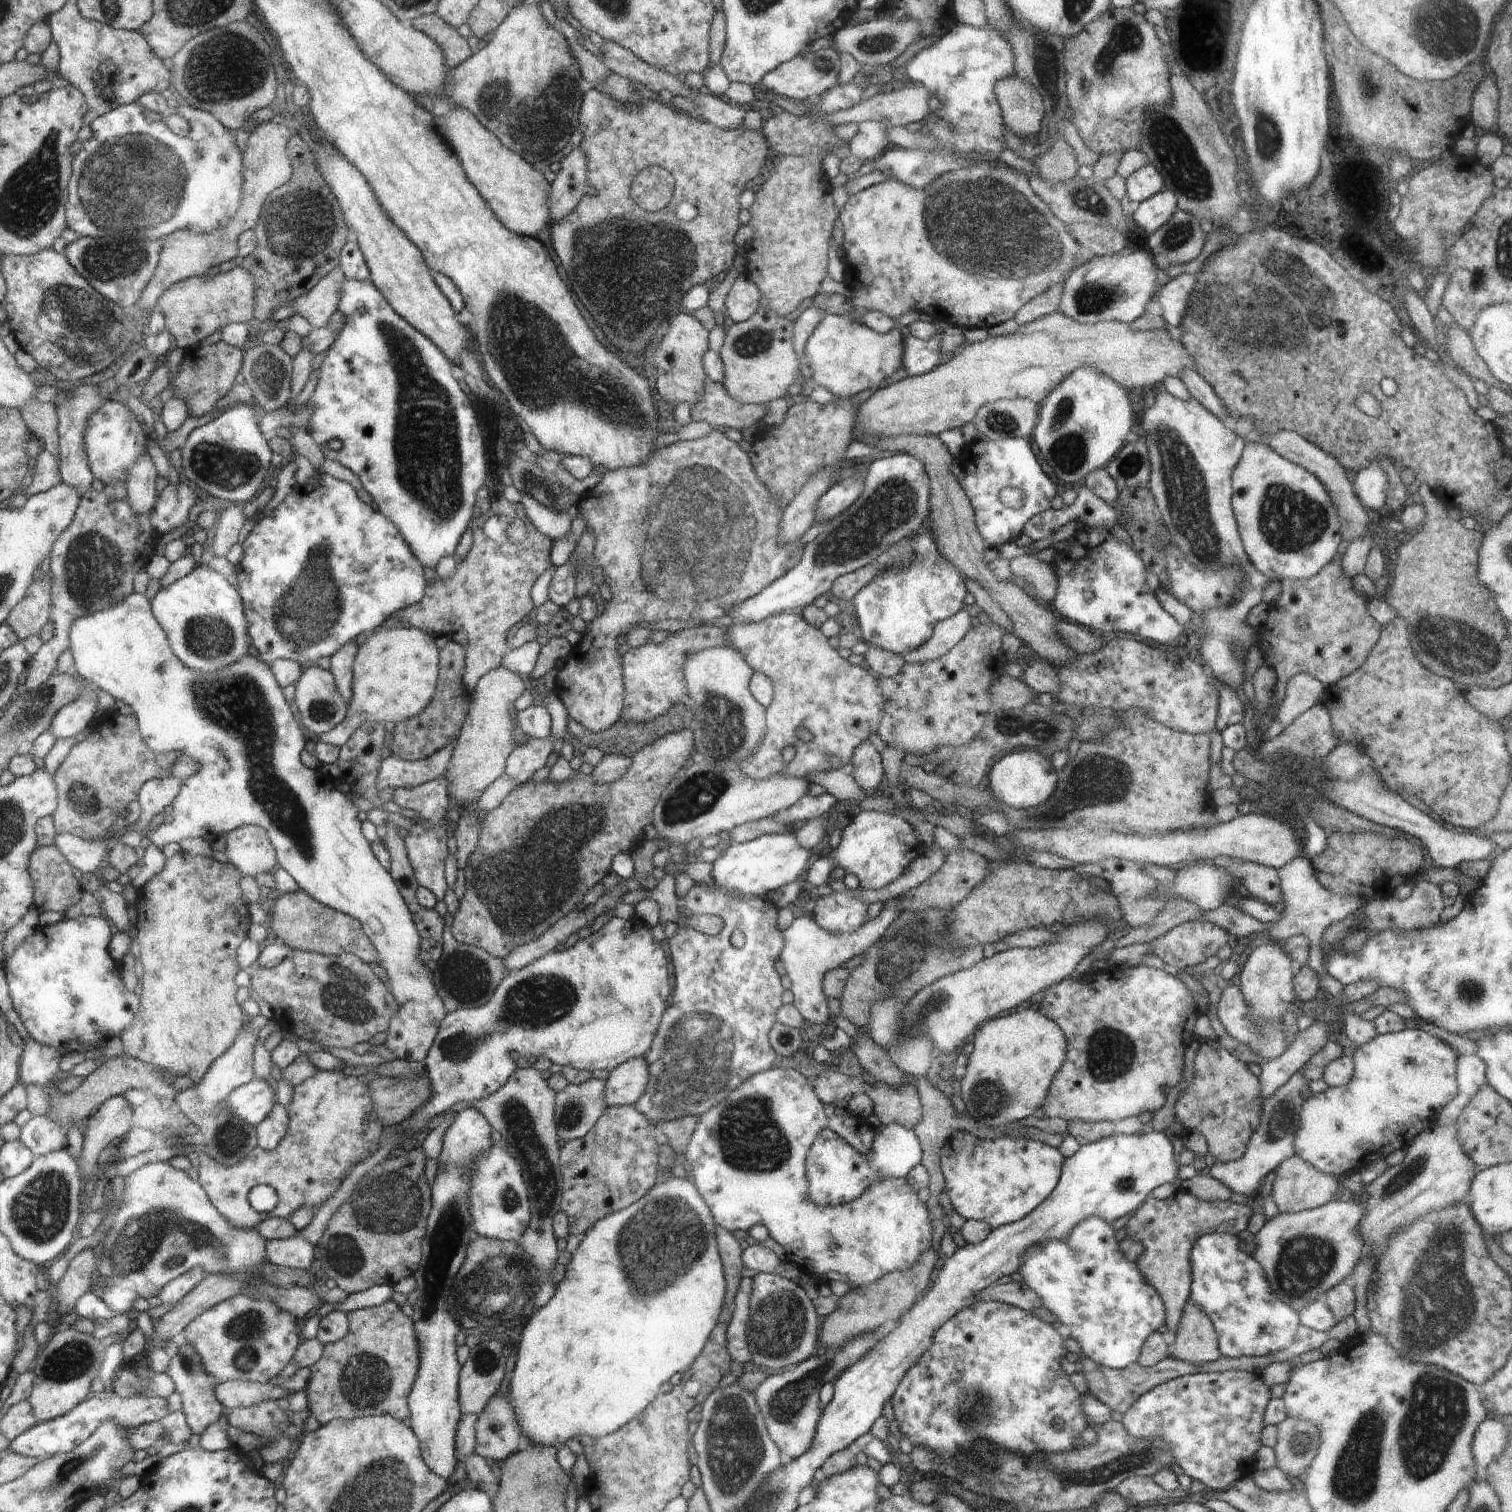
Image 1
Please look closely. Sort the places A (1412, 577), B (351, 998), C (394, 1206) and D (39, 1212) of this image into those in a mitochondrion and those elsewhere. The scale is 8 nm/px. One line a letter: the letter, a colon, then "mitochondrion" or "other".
A: other
B: mitochondrion
C: mitochondrion
D: mitochondrion

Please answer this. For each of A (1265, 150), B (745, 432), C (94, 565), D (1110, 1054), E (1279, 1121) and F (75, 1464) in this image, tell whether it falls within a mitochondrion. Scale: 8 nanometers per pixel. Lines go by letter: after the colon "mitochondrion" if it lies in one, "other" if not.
A: mitochondrion
B: other
C: mitochondrion
D: mitochondrion
E: mitochondrion
F: mitochondrion

